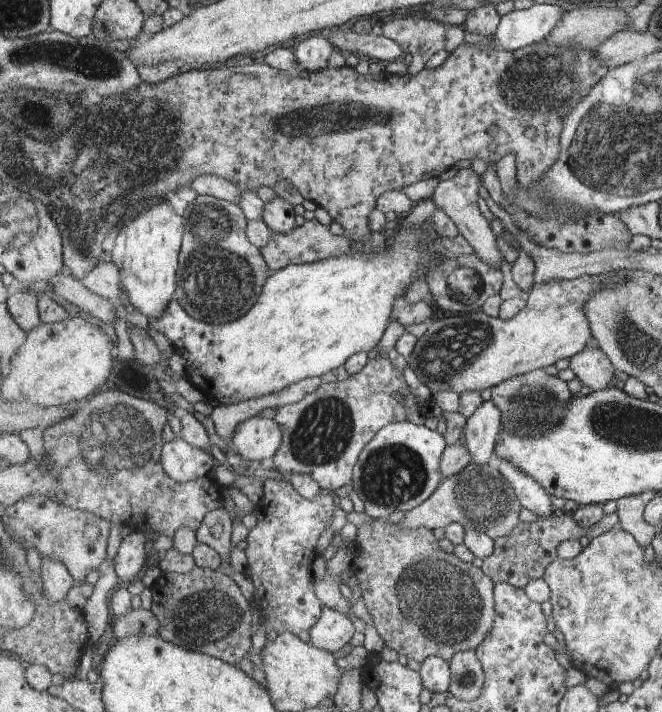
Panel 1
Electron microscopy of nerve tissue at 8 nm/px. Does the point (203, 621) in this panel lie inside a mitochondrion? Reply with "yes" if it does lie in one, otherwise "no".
yes

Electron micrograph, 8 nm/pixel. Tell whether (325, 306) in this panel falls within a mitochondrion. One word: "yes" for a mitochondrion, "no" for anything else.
no

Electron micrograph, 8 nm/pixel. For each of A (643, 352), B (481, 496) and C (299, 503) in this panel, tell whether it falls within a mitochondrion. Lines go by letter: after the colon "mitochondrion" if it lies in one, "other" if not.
A: mitochondrion
B: mitochondrion
C: other

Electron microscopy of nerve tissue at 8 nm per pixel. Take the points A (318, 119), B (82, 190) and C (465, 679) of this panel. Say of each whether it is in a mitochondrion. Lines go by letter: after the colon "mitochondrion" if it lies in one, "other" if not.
A: mitochondrion
B: mitochondrion
C: mitochondrion

